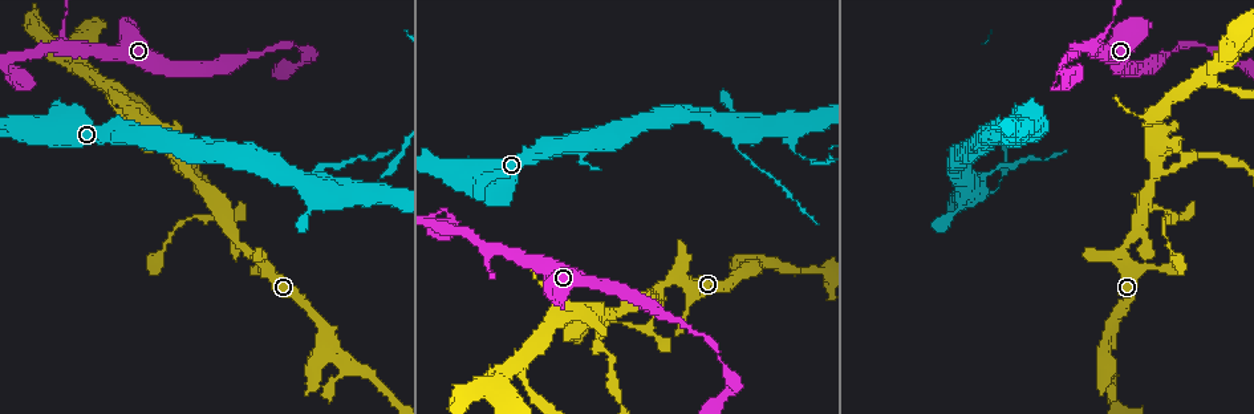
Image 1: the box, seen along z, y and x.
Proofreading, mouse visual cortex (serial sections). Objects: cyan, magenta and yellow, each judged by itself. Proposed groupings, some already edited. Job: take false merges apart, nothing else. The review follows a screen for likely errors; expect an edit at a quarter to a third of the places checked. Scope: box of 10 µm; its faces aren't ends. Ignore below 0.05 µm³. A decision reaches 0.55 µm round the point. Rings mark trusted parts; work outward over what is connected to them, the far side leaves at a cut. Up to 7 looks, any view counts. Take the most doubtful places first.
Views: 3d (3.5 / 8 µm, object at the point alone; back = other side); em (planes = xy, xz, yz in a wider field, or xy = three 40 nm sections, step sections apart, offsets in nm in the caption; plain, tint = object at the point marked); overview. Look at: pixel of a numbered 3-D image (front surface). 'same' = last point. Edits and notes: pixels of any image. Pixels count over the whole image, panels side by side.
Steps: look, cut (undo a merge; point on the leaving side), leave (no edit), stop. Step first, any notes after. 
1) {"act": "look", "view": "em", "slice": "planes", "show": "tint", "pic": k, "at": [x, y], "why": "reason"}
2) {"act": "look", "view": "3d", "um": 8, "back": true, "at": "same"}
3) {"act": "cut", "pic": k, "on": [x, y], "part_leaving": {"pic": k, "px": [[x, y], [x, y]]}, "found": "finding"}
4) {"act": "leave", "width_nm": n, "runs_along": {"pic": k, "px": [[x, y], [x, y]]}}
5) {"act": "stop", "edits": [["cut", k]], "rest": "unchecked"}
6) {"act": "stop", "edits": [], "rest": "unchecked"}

{"act": "look", "view": "3d", "um": 3.5, "pic": 1, "at": [185, 172], "why": "narrows sharply"}

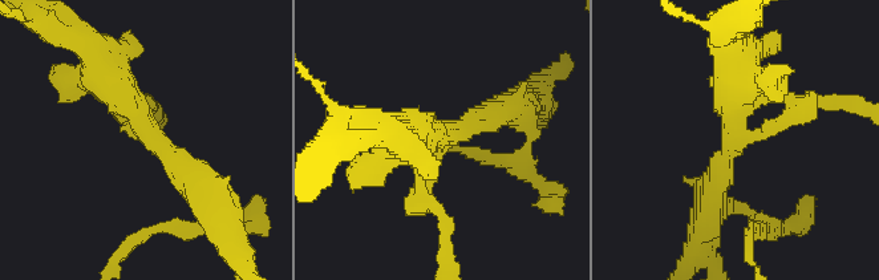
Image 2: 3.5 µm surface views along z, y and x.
{"act": "look", "view": "em", "slice": "planes", "show": "tint", "pic": 2, "at": [446, 136], "arms": 3, "arm_widths_nm": [200, 350, 450]}

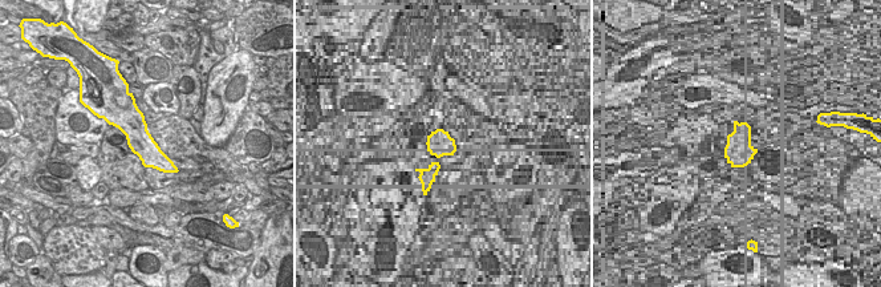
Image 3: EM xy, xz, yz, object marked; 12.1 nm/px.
{"act": "look", "view": "em", "slice": "xy", "step": 3, "show": "tint", "at": "same"}

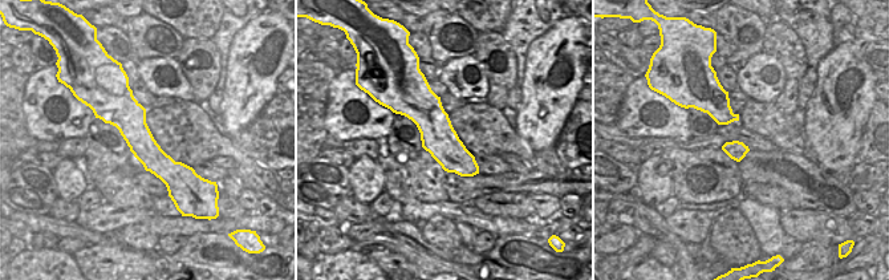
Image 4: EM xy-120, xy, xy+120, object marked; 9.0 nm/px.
{"act": "leave", "runs_along": {"pic": 4, "px": [[124, 90], [171, 191]]}, "found": "one cell here"}

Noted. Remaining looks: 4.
{"act": "look", "view": "3d", "um": 3.5, "back": true, "pic": 1, "at": [793, 143], "why": "arms part here"}

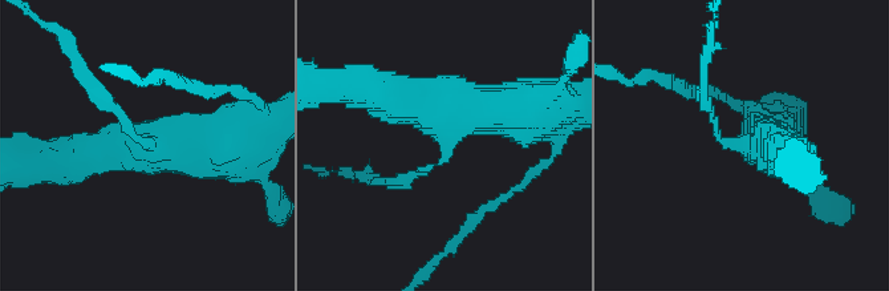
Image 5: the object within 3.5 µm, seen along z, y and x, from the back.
{"act": "look", "view": "em", "slice": "planes", "show": "tint", "pic": 5, "at": [446, 142], "arms": 3, "arm_widths_nm": [100, 500, 600], "why": "shape alone is not enough"}

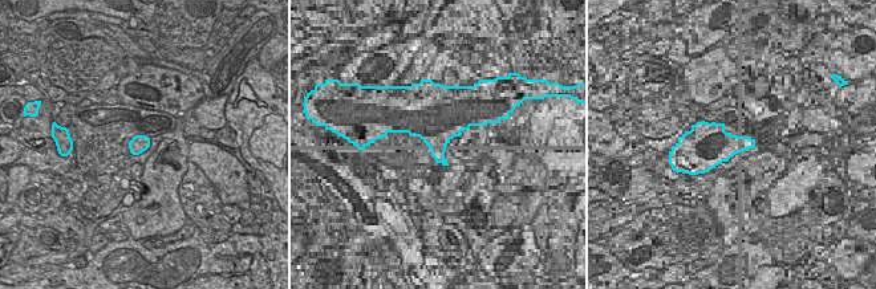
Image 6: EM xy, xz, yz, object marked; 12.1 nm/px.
{"act": "look", "view": "em", "slice": "xy", "step": 3, "show": "tint", "at": "same"}

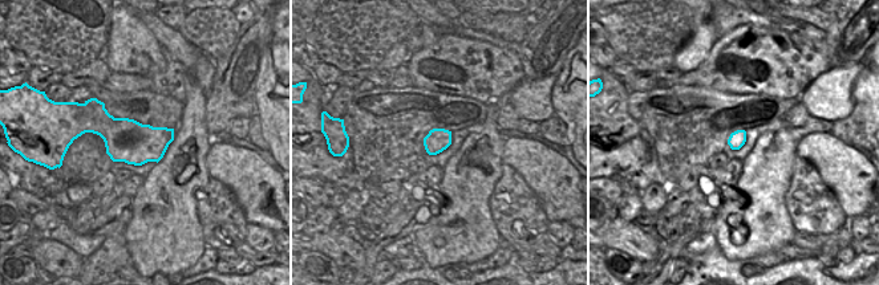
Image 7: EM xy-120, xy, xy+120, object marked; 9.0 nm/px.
{"act": "cut", "pic": 5, "on": [402, 182], "part_leaving": {"pic": 5, "px": [[430, 168], [402, 181], [353, 174]]}, "found": "two cells meet here"}

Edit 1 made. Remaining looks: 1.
{"act": "stop", "edits": [["cut", 5]], "rest": "unchecked"}

